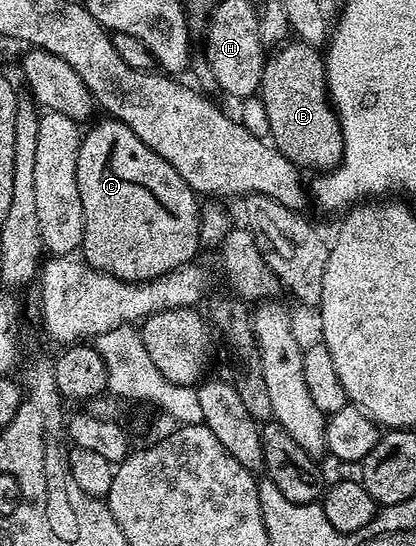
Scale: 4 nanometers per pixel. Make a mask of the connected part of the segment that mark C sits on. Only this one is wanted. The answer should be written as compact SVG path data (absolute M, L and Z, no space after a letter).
M113 119L102 120L106 121L98 121L90 130L87 128L83 132L80 159L76 159L76 183L80 187L80 203L84 207L84 239L80 250L81 256L92 268L112 275L121 281L151 281L168 271L180 268L181 265L191 264L197 258L194 256L197 255L198 249L200 250L198 240L199 198L194 190L188 187L188 183L184 183L184 179L180 179L180 175L176 175L176 167L172 167L172 163L168 163L168 159L160 159L160 155L156 155L156 151L152 151L152 147L144 147L144 143L140 143L140 139L136 139L132 127Z

